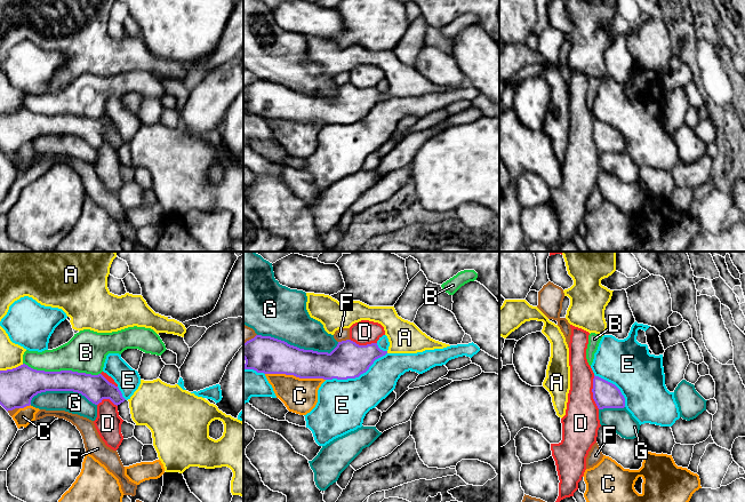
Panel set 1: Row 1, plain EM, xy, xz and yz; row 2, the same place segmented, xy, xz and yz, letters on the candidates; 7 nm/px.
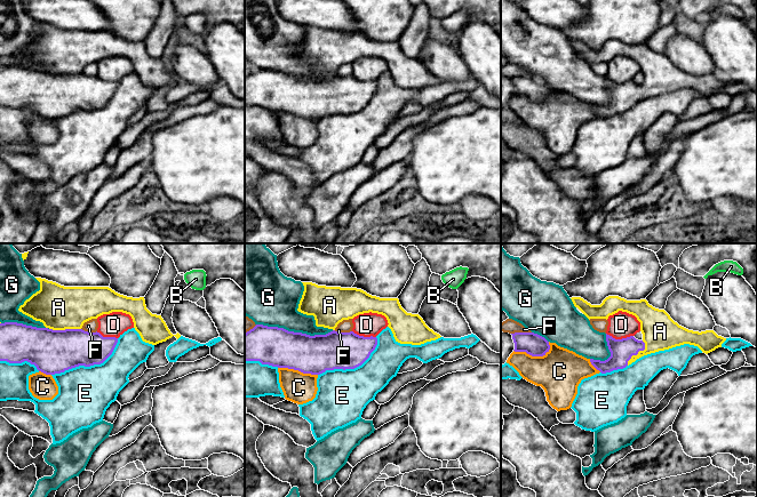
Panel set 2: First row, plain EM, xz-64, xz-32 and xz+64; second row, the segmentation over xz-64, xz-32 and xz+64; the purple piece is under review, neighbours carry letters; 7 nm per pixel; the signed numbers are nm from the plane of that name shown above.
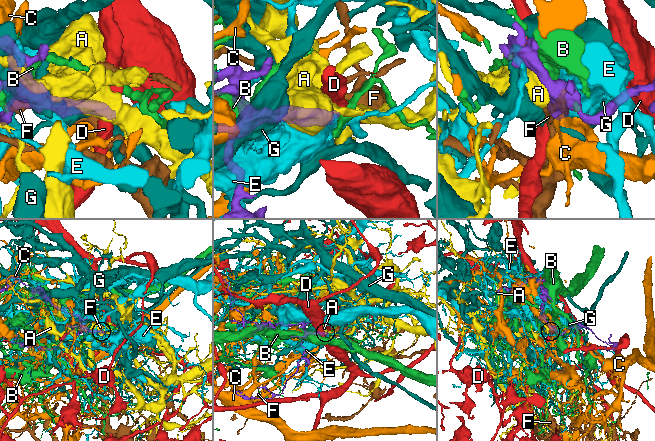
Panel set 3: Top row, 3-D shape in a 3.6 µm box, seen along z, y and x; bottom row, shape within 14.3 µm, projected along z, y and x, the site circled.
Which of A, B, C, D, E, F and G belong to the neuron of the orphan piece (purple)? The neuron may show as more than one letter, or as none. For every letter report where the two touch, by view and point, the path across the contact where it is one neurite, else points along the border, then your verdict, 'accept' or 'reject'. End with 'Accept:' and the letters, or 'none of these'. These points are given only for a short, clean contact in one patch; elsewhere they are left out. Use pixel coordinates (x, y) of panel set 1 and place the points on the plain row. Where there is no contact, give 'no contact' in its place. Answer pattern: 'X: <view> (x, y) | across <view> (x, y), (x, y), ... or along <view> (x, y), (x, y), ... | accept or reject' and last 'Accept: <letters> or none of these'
A: xy (13, 112) | accept
B: xy (62, 114) | reject
C: xz (295, 119) | reject
D: yz (592, 135) | reject
E: xz (358, 120) | reject
F: xz (343, 85) | reject
G: xz (298, 92) | reject
Accept: A

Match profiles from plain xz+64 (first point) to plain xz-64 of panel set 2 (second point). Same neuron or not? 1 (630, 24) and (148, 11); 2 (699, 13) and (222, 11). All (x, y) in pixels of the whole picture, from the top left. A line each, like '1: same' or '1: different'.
1: same
2: same

